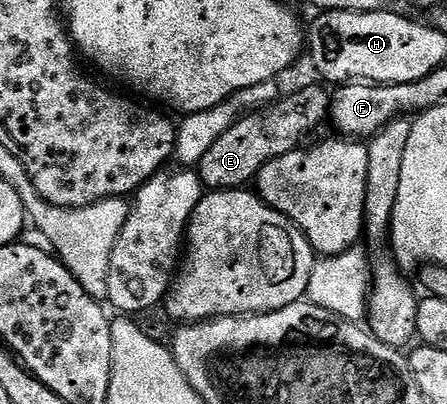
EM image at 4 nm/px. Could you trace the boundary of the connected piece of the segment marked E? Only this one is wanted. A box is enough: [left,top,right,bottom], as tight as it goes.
[196,88,331,189]

